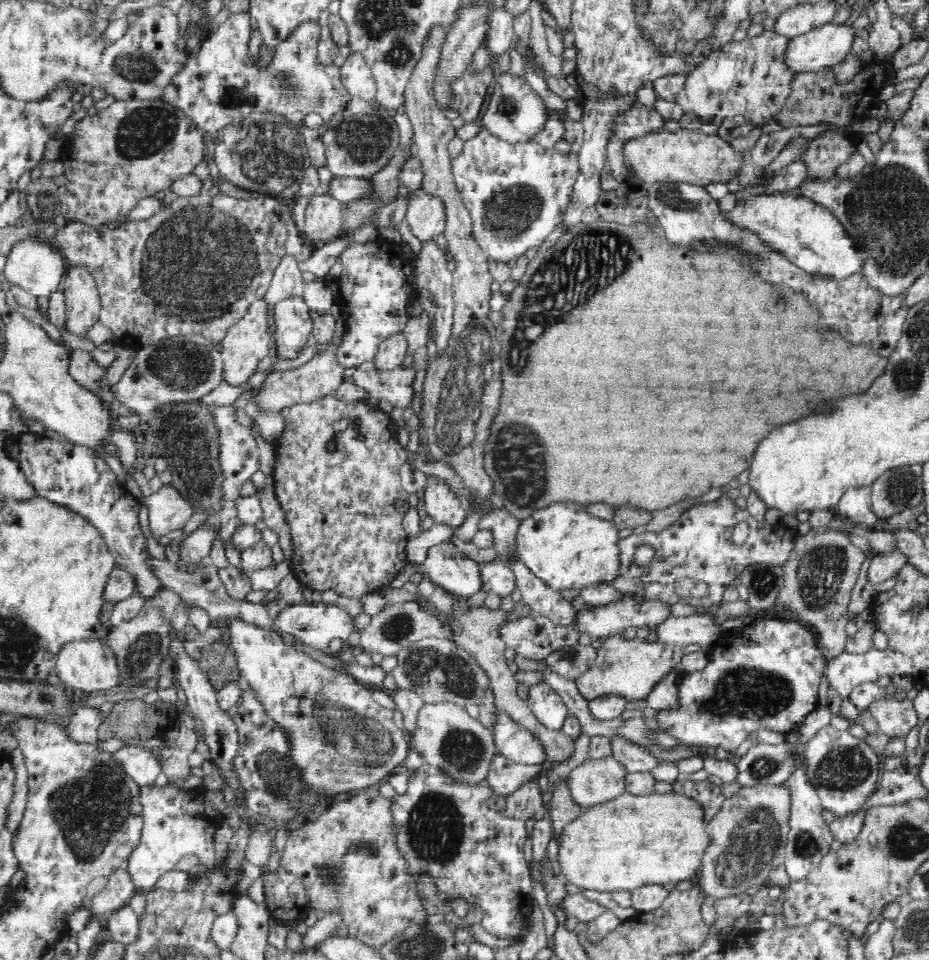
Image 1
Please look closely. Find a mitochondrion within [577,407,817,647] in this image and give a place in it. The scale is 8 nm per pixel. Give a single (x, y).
(764, 581)

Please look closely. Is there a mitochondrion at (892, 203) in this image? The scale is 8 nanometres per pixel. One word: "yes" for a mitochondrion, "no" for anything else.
yes

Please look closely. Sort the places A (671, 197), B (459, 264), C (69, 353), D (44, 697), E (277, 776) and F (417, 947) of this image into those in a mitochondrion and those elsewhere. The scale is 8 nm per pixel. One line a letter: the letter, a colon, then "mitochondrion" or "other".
A: mitochondrion
B: other
C: other
D: mitochondrion
E: mitochondrion
F: mitochondrion

